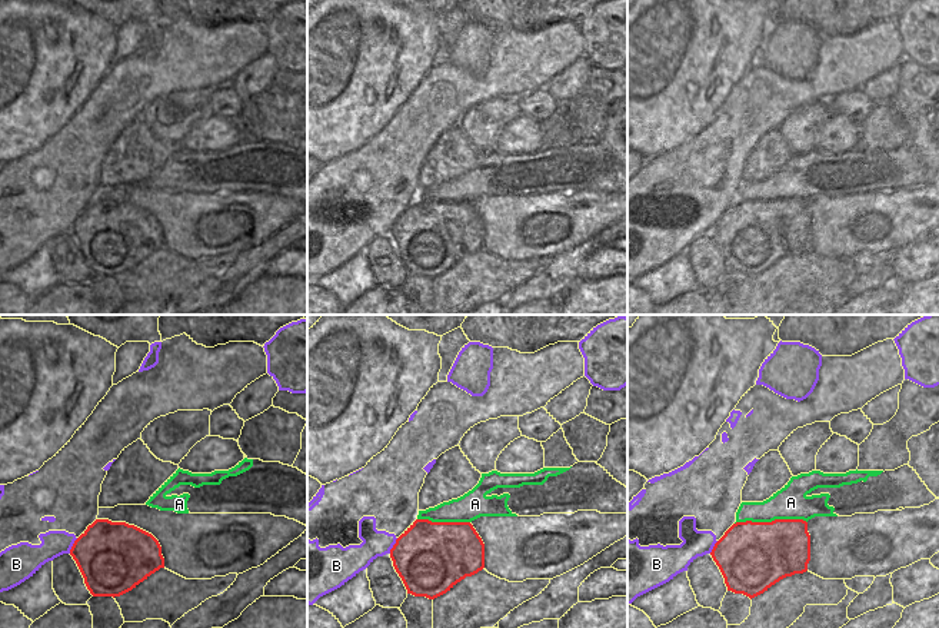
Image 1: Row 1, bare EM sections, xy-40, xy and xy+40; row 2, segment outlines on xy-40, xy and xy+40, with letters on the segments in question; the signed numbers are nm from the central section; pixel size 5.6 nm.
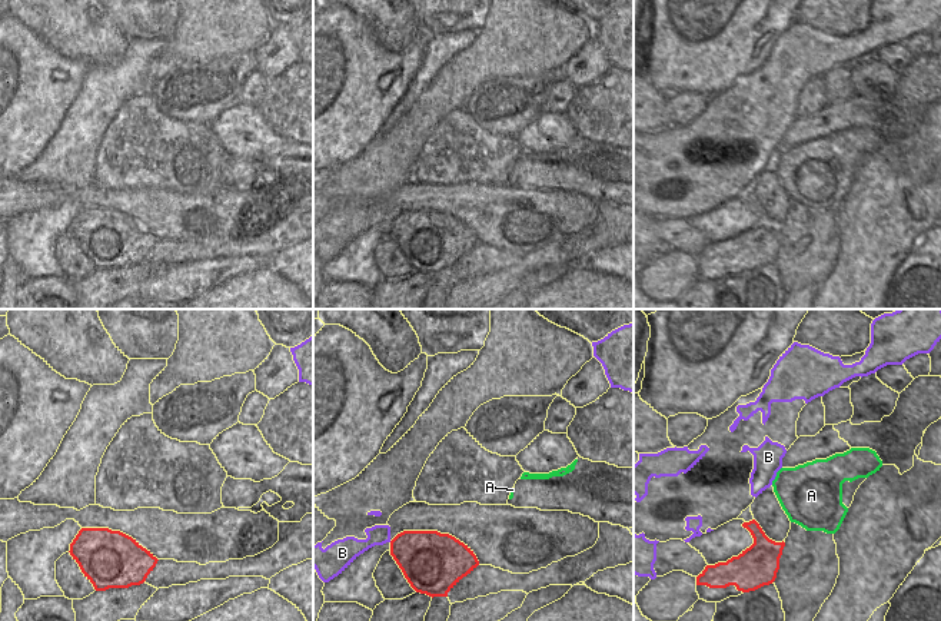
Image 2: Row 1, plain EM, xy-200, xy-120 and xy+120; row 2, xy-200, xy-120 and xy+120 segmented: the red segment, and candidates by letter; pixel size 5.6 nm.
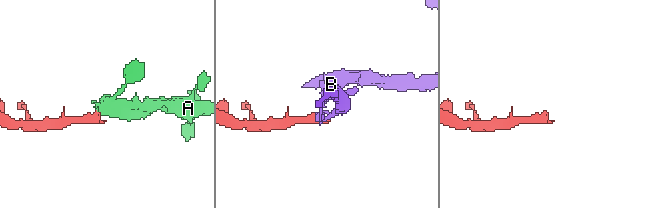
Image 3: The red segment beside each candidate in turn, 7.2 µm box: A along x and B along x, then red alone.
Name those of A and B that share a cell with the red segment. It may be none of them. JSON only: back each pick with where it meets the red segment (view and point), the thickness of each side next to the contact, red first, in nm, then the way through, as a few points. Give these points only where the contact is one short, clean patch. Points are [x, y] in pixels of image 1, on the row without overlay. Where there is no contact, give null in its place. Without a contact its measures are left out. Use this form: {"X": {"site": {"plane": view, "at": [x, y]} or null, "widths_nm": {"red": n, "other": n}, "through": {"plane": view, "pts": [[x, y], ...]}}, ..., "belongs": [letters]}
{"A": {"site": {"plane": "xy+40", "at": [772, 200]}, "widths_nm": {"red": 400, "other": 190}, "through": {"plane": "xy+40", "pts": [[752, 236], [771, 218], [772, 200], [791, 182]]}}, "belongs": ["A"]}

